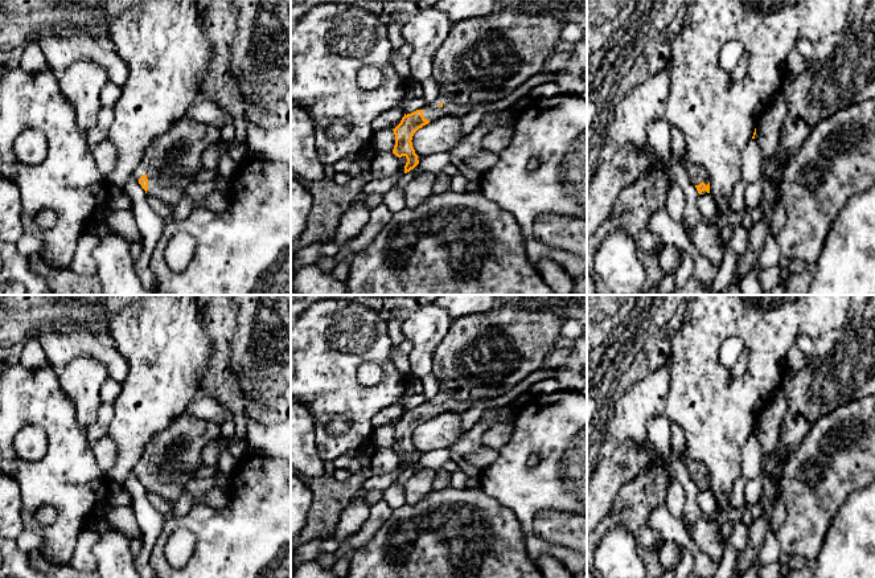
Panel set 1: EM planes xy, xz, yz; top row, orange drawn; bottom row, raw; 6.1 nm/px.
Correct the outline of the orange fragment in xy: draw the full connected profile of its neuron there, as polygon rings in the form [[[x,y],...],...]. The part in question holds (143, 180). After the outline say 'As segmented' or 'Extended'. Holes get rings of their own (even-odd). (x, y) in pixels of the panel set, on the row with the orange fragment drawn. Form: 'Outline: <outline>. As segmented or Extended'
Outline: [[[182,116],[147,148],[133,176],[147,196],[171,206],[185,197],[185,189],[201,172],[202,153],[221,140],[218,127]]]. Extended

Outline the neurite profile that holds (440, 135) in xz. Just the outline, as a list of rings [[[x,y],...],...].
[[[440,116],[419,128],[412,136],[412,147],[419,156],[451,152],[461,139],[461,119]]]

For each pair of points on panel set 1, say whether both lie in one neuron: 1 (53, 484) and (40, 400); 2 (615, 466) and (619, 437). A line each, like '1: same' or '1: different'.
1: same
2: different

